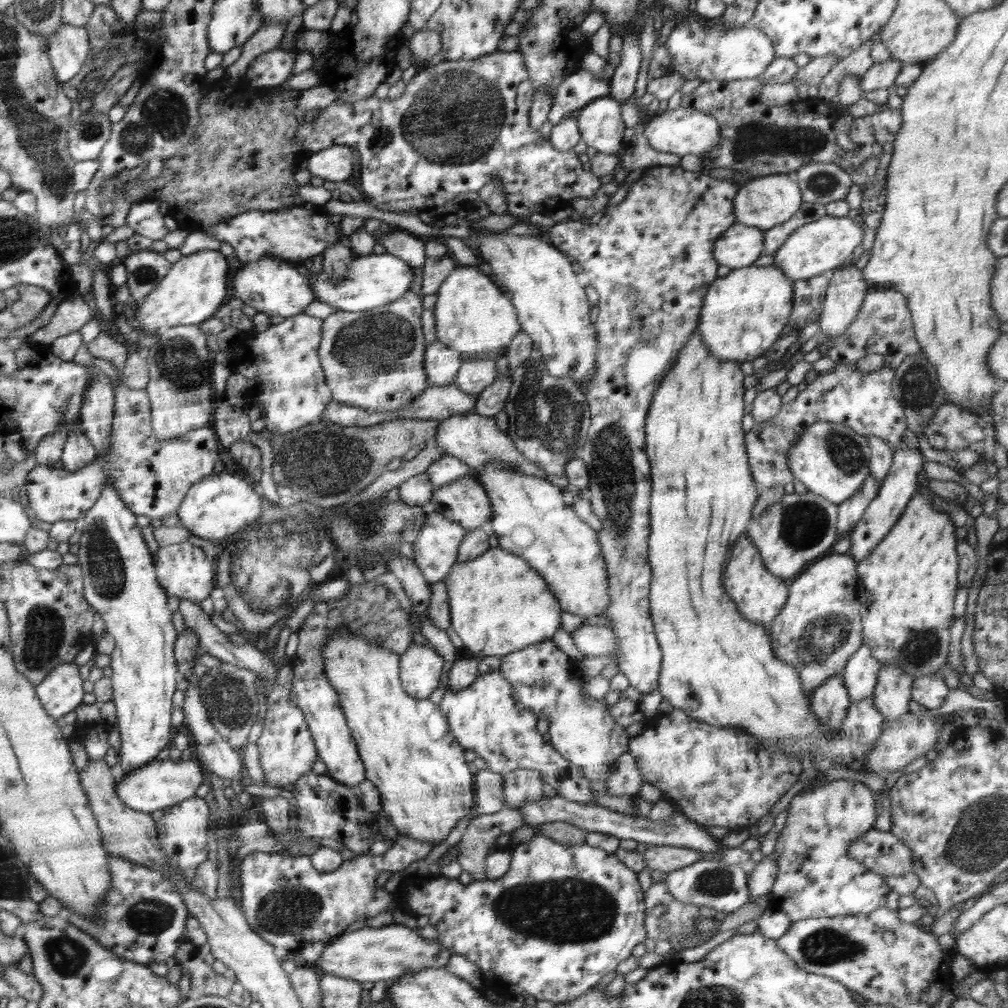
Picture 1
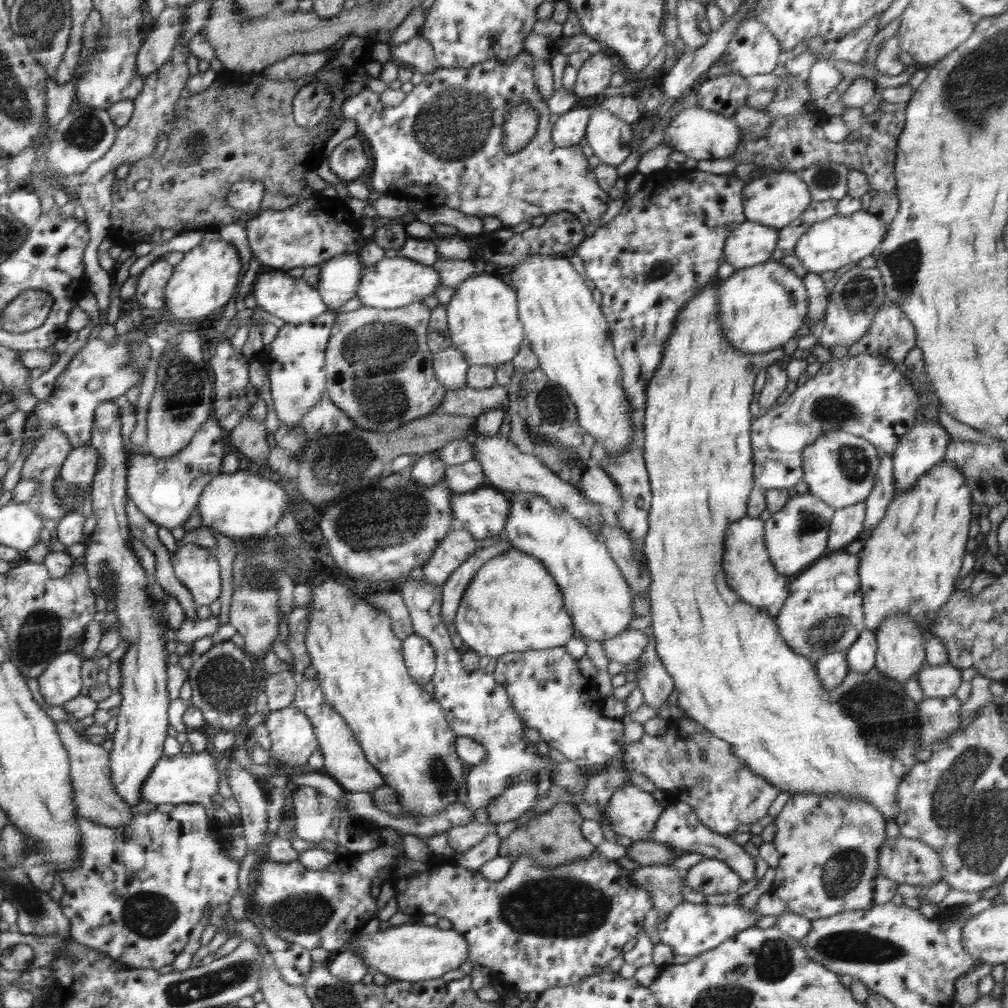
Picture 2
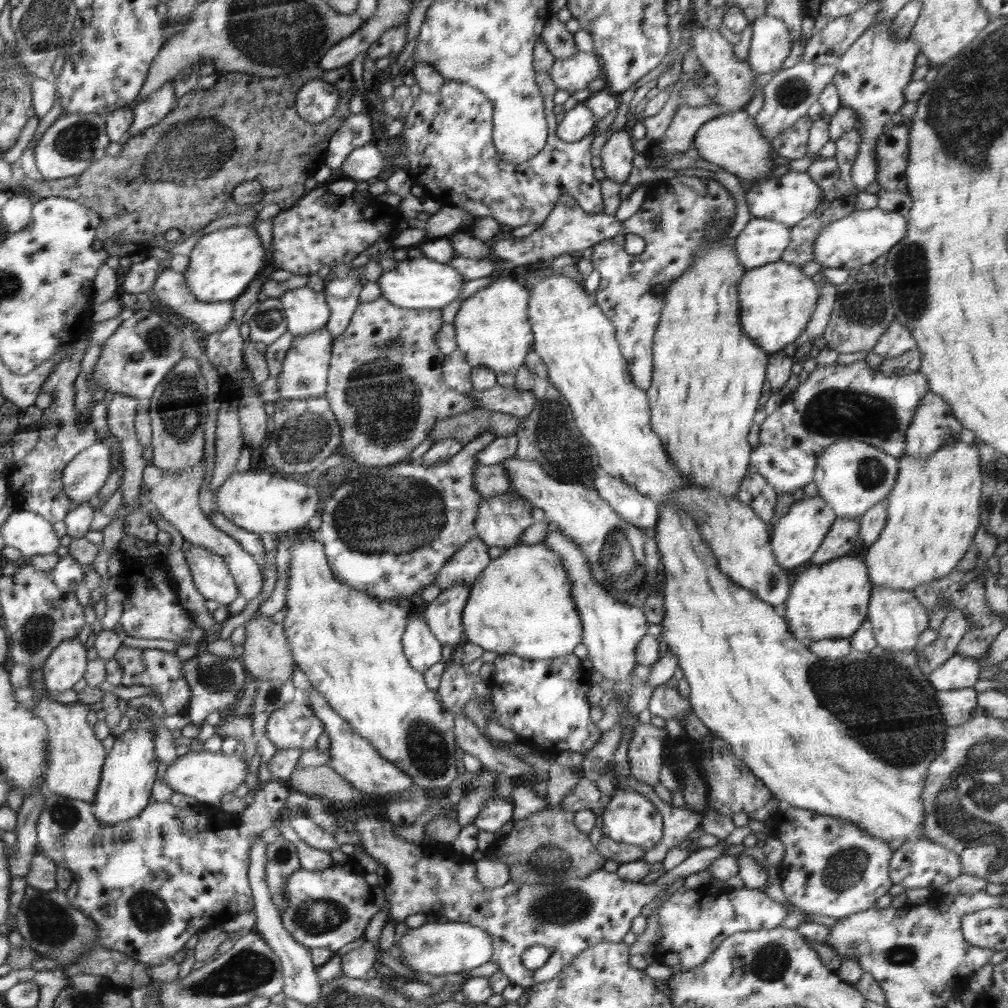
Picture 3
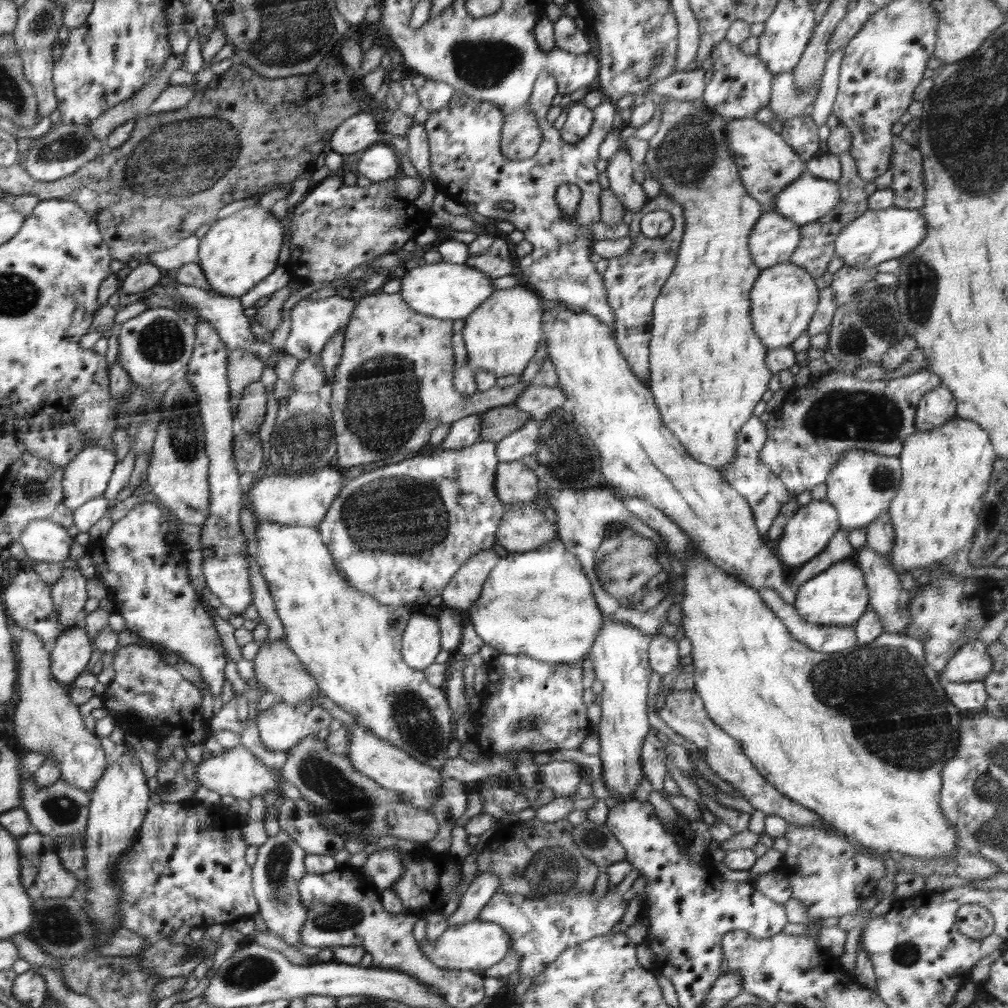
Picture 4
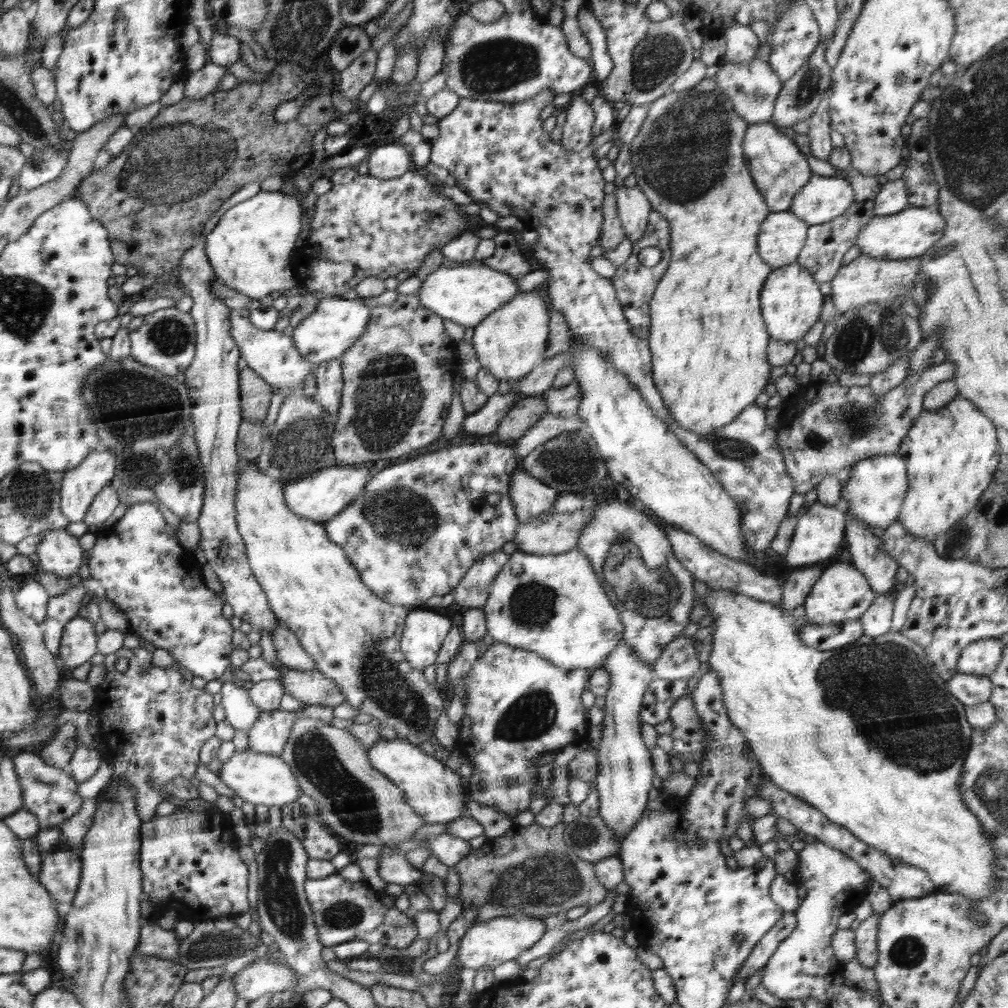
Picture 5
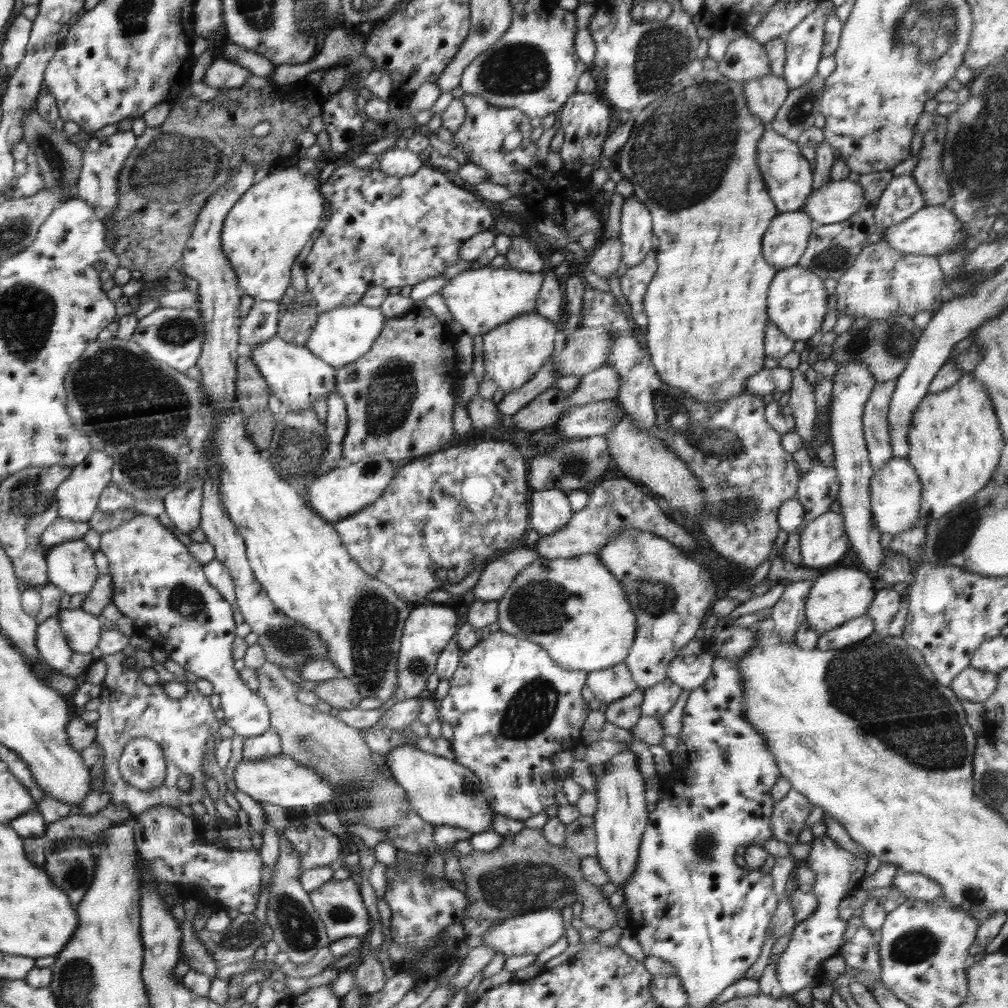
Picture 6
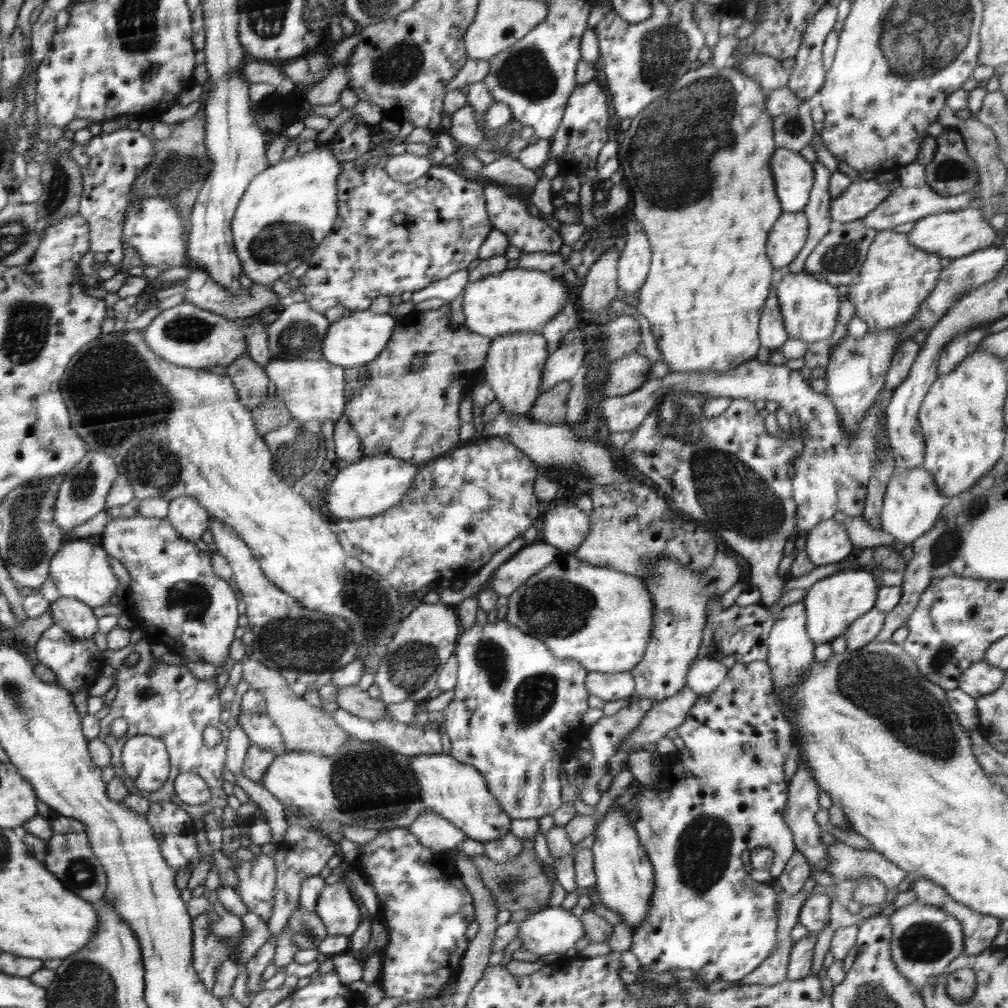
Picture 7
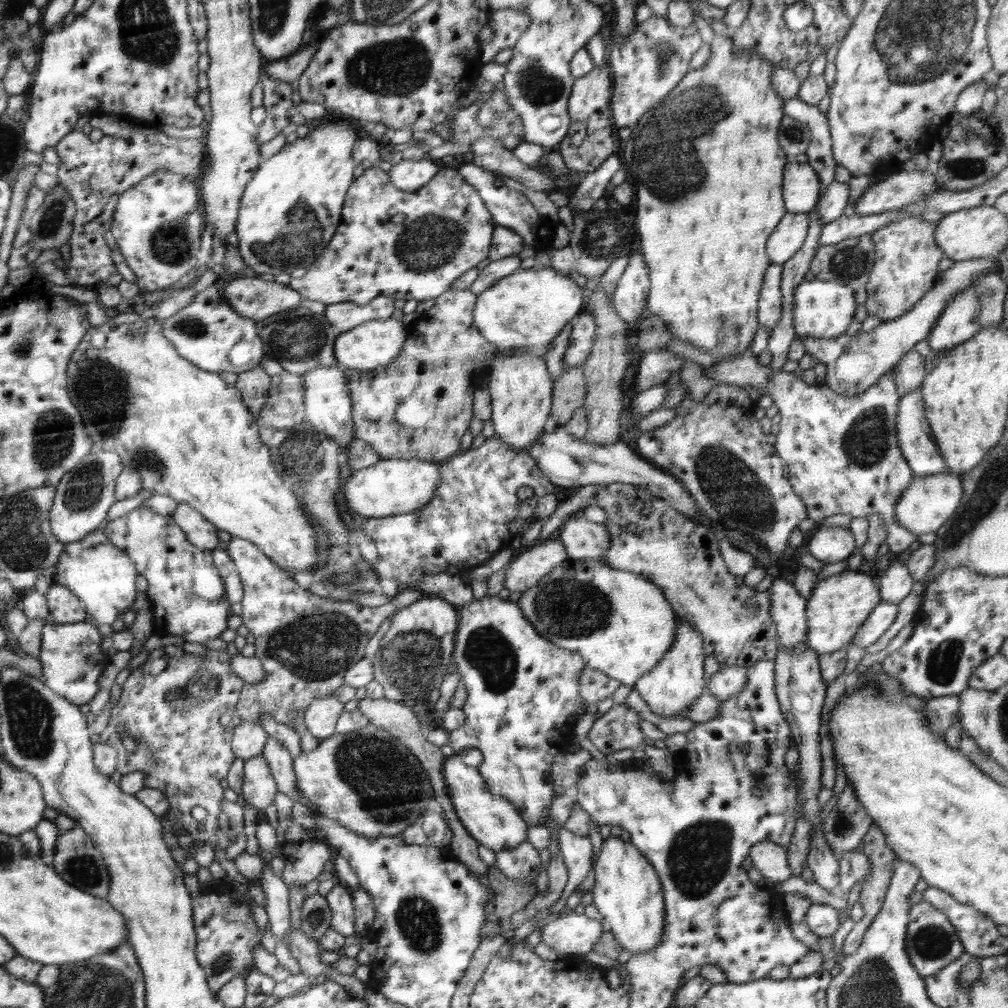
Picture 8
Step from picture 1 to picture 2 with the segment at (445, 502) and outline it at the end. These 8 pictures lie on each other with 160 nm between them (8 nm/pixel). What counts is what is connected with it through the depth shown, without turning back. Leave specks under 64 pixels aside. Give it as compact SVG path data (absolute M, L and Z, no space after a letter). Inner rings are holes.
M484 486L474 492L456 493L452 513L456 525L482 541L502 536L510 516L510 500L506 492Z

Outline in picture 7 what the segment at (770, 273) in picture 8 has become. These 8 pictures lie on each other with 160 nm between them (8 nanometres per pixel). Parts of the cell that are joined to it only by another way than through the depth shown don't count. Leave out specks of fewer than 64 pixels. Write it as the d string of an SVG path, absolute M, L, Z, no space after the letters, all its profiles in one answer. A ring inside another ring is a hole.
M772 286L759 320L760 344L772 351L780 349L789 338L780 311L776 289Z

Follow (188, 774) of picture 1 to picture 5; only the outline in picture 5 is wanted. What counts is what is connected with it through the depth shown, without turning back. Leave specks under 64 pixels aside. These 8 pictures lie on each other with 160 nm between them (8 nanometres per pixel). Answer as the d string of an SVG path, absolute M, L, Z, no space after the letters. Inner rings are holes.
M248 748L235 751L228 760L223 762L223 766L218 773L218 779L236 792L236 796L240 796L242 800L254 805L282 807L304 798L296 777L280 755L257 753Z

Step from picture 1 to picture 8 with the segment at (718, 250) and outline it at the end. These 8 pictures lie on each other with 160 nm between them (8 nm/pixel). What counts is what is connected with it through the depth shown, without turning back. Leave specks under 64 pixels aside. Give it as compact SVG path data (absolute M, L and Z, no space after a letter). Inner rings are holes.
M787 212L768 238L765 249L771 264L784 264L804 244L809 229L807 212Z

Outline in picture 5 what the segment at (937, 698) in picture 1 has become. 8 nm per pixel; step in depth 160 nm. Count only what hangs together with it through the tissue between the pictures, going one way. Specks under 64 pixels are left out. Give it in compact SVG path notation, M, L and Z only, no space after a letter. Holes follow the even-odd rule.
M998 638L981 639L962 649L957 660L957 672L989 676L996 670L1005 645Z

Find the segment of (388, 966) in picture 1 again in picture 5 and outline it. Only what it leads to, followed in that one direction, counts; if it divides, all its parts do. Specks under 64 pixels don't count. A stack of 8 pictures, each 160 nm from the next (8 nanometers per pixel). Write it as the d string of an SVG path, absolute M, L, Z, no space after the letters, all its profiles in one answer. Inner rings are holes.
M527 915L499 916L498 918L488 919L484 922L474 923L460 939L459 947L455 955L455 960L459 960L457 966L459 969L474 968L475 971L478 971L480 968L496 968L499 964L516 958L518 954L532 947L534 943L537 943L538 940L541 939L541 936L546 930L548 929L546 929L544 919L538 919Z

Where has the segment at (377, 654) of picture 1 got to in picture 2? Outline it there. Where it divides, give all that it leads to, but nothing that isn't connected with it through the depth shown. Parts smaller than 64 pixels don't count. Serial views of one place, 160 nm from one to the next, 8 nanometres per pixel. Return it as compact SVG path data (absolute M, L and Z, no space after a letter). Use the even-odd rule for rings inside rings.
M332 576L310 579L306 585L313 599L306 606L309 621L304 644L326 702L347 722L366 760L382 774L385 786L399 794L403 813L408 816L436 816L458 800L460 780L465 778L467 771L466 765L456 754L456 734L450 728L442 707L433 694L424 691L424 685L410 678L401 641L393 633L386 611L370 605L352 591L352 586L338 584Z

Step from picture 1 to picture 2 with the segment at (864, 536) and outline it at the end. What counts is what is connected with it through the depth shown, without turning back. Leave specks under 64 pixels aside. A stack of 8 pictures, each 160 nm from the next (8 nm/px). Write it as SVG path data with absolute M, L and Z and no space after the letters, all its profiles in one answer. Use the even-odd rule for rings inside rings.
M928 420L916 422L916 424L903 434L898 441L896 450L891 454L893 457L893 475L895 495L906 493L920 476L926 474L934 465L943 460L948 443L952 440L948 431L939 422Z

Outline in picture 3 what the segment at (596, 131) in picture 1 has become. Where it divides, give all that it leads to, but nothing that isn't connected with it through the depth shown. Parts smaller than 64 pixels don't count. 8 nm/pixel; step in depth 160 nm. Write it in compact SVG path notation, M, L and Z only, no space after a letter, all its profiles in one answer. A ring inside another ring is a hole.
M630 125L623 129L614 131L604 144L600 158L605 175L620 186L628 178L633 168L634 150L632 150L634 139L630 133Z

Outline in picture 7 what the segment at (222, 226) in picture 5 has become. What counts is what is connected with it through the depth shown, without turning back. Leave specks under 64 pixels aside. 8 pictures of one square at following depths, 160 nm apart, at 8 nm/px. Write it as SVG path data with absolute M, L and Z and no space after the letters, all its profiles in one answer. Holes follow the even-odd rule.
M316 144L312 152L297 154L290 160L281 160L275 166L262 171L249 184L240 200L232 222L233 243L241 257L245 273L252 282L272 288L272 282L294 270L300 262L310 260L321 240L329 234L338 216L337 178L341 162L334 157L332 146Z

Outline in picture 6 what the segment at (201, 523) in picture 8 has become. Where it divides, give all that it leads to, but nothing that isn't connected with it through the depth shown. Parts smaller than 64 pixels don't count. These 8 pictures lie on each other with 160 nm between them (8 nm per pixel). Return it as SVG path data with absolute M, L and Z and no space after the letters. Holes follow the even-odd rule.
M196 472L188 482L174 489L163 500L166 515L183 534L194 532L201 524L201 508L204 504L204 480Z

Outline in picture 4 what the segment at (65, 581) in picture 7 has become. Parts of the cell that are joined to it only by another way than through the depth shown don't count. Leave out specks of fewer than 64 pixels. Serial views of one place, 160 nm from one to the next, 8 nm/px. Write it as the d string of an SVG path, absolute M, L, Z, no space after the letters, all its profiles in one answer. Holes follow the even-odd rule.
M36 520L25 528L17 542L34 561L62 564L69 558L74 539L66 528L54 522Z

